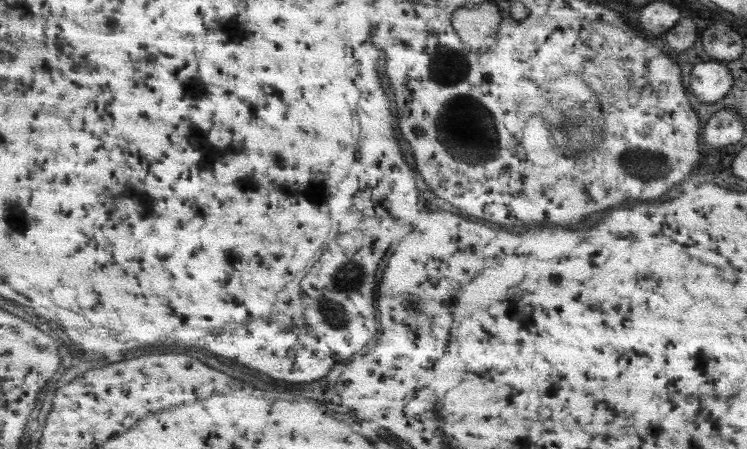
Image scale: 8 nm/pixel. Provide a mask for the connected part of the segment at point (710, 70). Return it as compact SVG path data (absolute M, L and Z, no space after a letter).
M717 61L697 62L690 72L691 92L701 102L717 102L731 88L731 75L725 66Z

